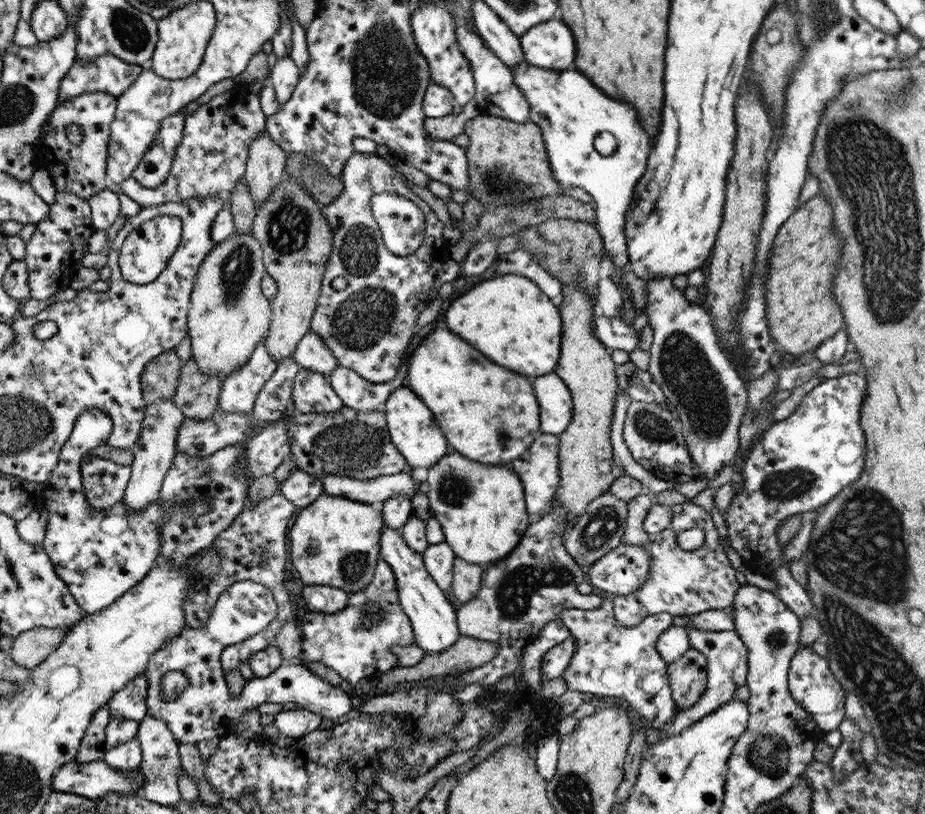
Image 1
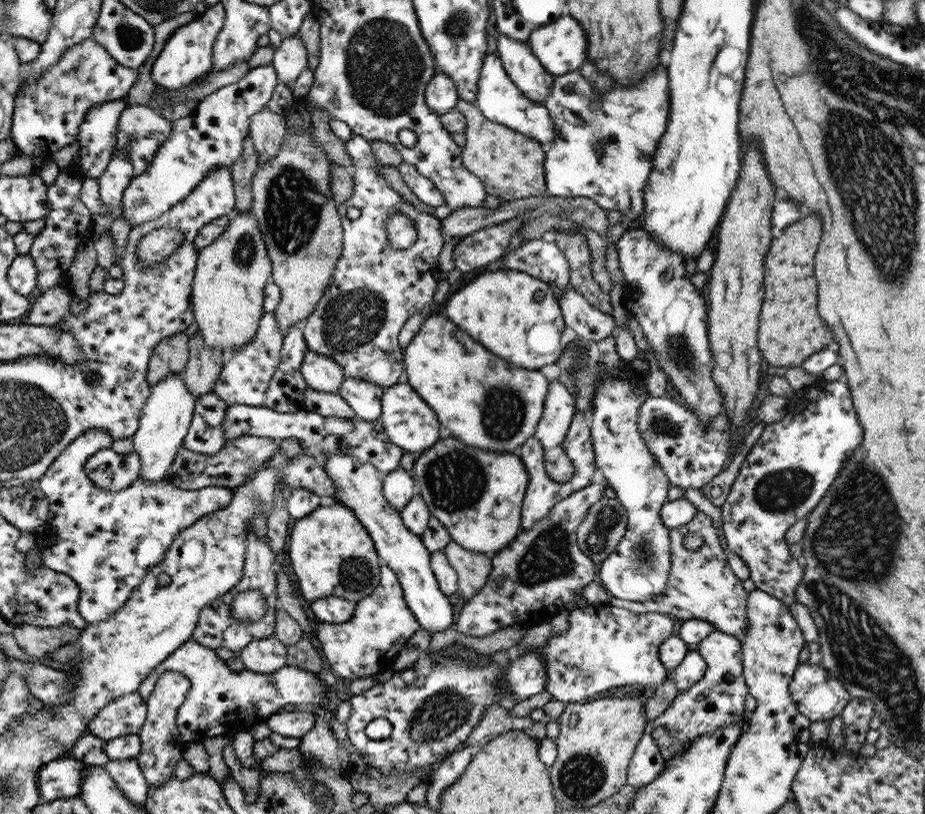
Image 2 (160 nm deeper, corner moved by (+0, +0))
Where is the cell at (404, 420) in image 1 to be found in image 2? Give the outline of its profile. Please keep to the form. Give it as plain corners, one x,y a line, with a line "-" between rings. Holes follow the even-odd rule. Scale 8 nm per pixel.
405,380
384,389
380,421
388,438
404,452
410,452
415,457
420,456
440,439
438,437
440,436
438,433
440,424
437,414

